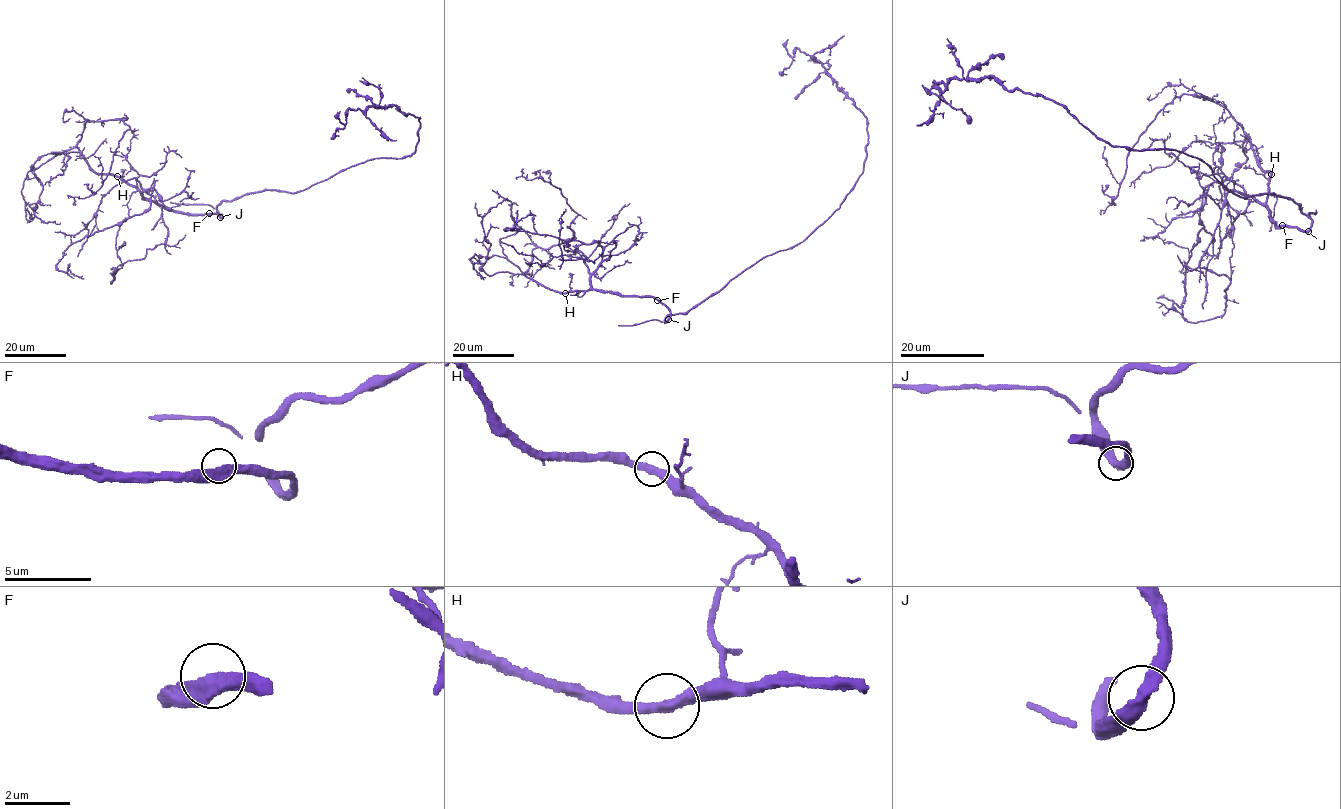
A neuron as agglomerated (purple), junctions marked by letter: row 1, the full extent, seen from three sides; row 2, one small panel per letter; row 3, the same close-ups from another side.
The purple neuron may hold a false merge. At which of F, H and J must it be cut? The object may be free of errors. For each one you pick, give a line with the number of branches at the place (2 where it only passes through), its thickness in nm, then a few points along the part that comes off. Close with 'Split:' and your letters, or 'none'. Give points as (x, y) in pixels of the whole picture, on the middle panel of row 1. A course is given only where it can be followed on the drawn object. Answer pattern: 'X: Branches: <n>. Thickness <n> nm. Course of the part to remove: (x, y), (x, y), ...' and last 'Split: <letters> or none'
Split: none

